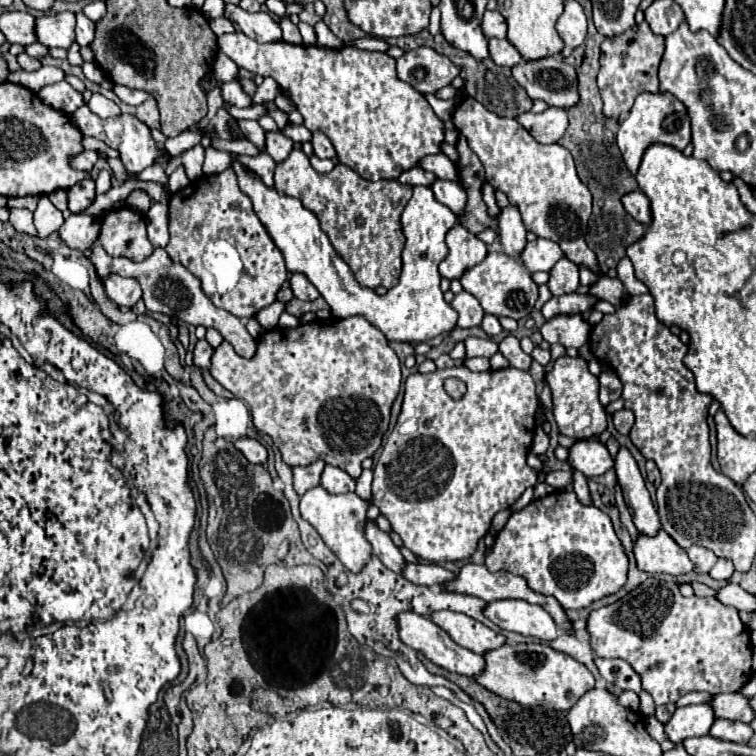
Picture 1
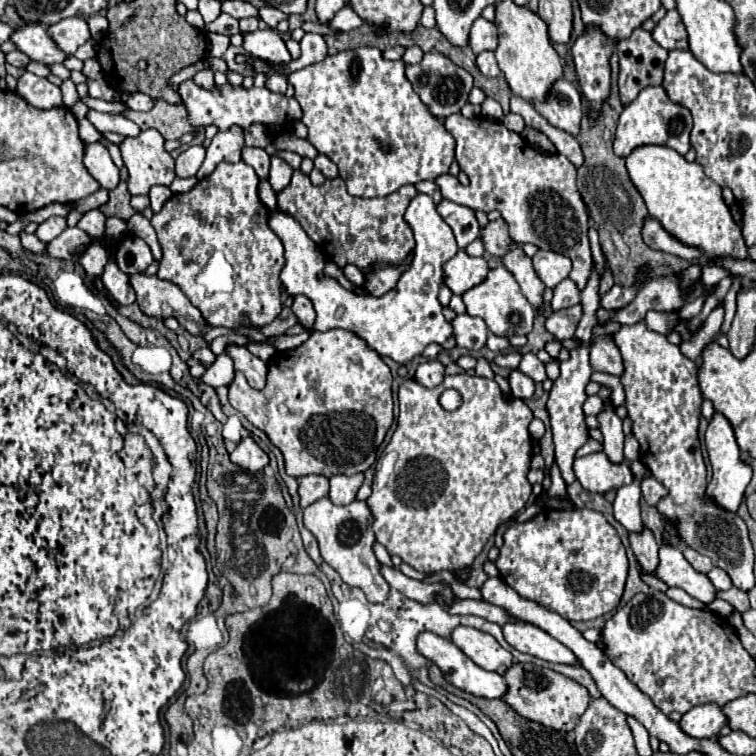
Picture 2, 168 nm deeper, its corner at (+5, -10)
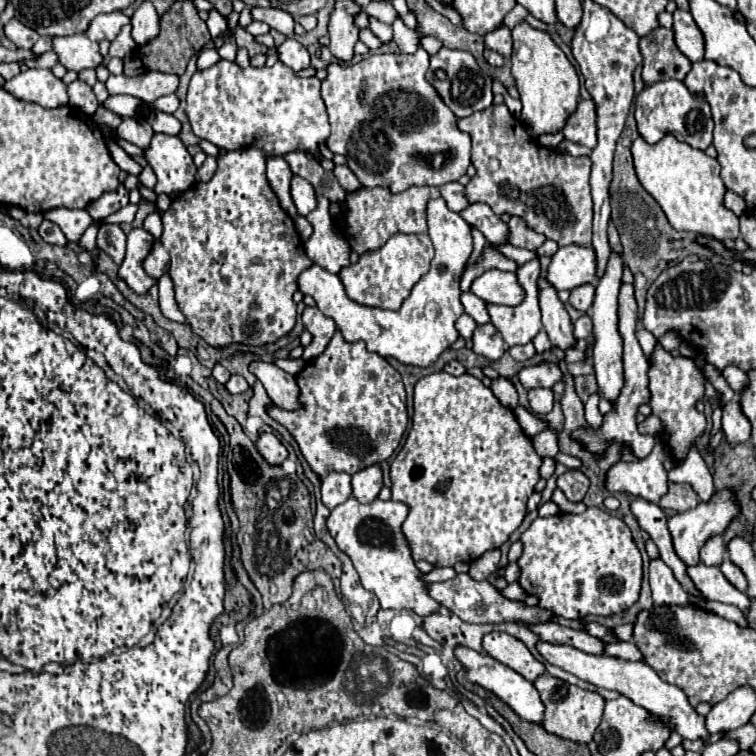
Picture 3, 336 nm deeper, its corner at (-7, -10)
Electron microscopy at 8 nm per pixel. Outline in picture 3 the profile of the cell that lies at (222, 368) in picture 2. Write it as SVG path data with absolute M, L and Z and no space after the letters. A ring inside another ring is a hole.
M232 376L232 378L228 380L226 388L228 388L230 394L240 394L240 392L246 392L250 386L248 386L248 382L246 382L242 376Z

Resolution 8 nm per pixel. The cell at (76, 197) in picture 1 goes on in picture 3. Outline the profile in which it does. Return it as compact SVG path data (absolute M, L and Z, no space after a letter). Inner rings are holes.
M102 224L98 232L98 248L104 250L120 266L126 254L126 234L118 224Z

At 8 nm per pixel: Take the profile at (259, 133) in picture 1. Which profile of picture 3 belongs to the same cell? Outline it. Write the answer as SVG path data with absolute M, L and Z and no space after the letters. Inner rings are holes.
M270 158L266 162L266 178L268 178L268 184L270 188L276 192L278 200L280 200L280 206L292 216L296 218L296 206L292 202L292 196L290 196L290 180L292 180L292 170L290 170L290 164L284 160L284 158Z

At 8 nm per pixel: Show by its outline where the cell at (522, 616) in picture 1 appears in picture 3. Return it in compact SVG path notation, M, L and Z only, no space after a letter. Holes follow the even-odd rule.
M540 642L538 650L542 652L542 656L554 664L564 668L566 672L598 686L598 688L608 688L608 690L616 690L622 696L628 696L634 704L646 708L648 712L666 718L674 724L676 732L686 738L686 740L702 740L704 746L710 740L708 728L706 728L706 716L700 716L694 706L688 702L688 696L678 688L672 686L668 682L664 682L648 664L644 662L628 662L628 660L620 660L620 658L610 658L610 656L594 656L594 654L584 654L572 646L560 646L560 644L548 644L548 642Z

